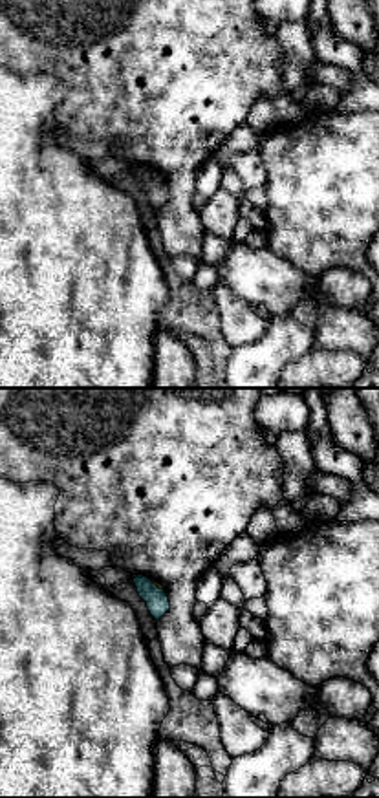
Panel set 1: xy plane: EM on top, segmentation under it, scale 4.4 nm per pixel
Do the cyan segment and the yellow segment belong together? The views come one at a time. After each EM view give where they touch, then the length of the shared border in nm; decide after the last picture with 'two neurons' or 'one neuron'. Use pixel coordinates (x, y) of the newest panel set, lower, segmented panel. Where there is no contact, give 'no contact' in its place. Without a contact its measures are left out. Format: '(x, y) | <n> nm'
(154, 584) | 70 nm

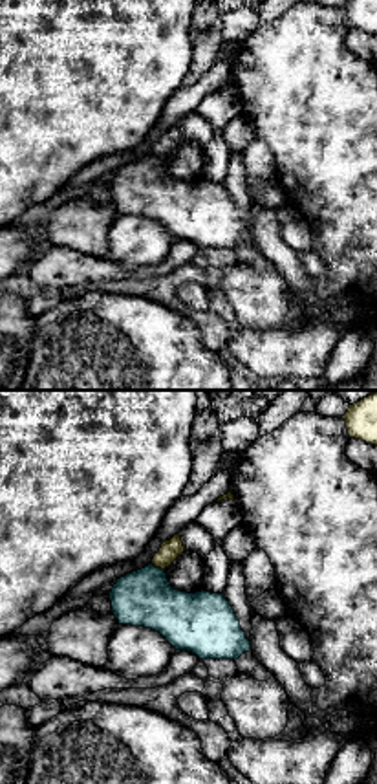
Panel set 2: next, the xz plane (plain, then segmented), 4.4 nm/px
(158, 568) | 70 nm

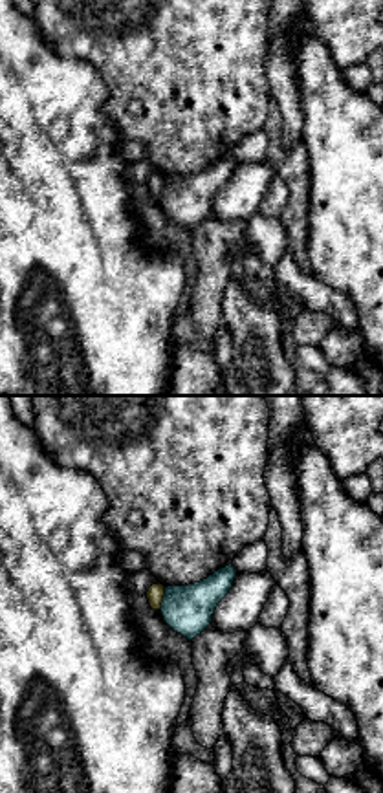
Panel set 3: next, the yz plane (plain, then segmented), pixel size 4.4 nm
(164, 599) | 100 nm

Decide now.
two neurons

